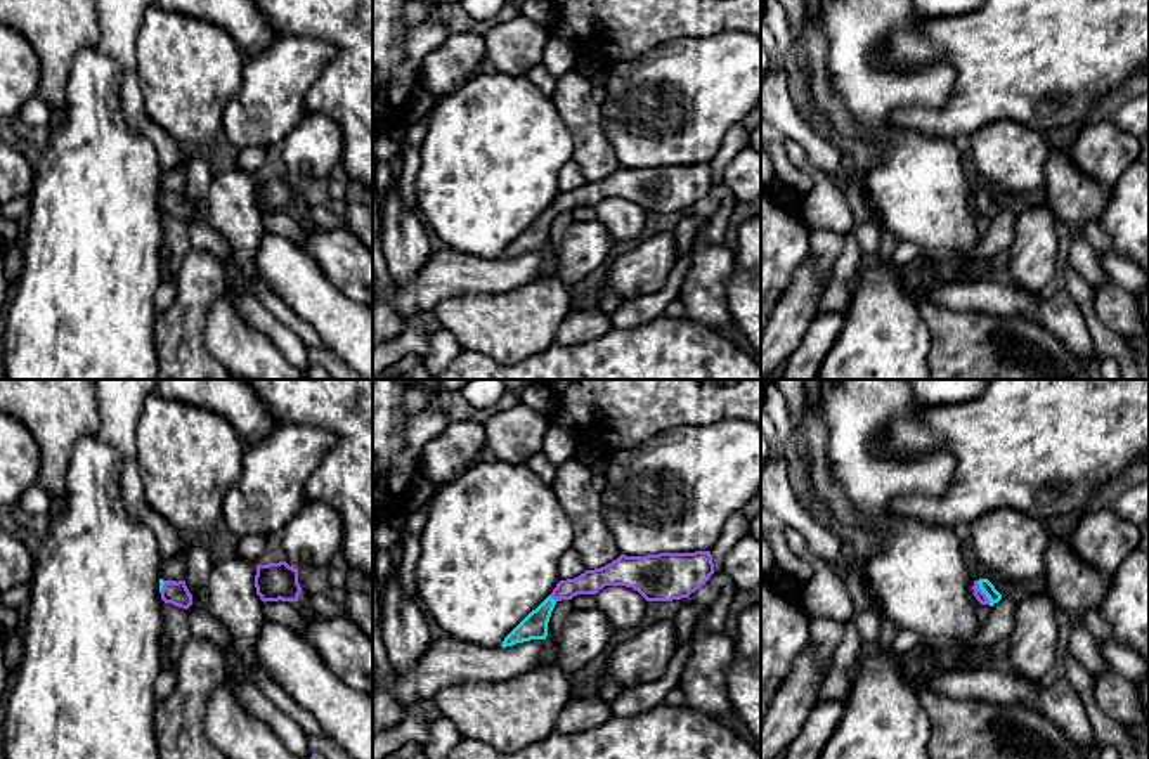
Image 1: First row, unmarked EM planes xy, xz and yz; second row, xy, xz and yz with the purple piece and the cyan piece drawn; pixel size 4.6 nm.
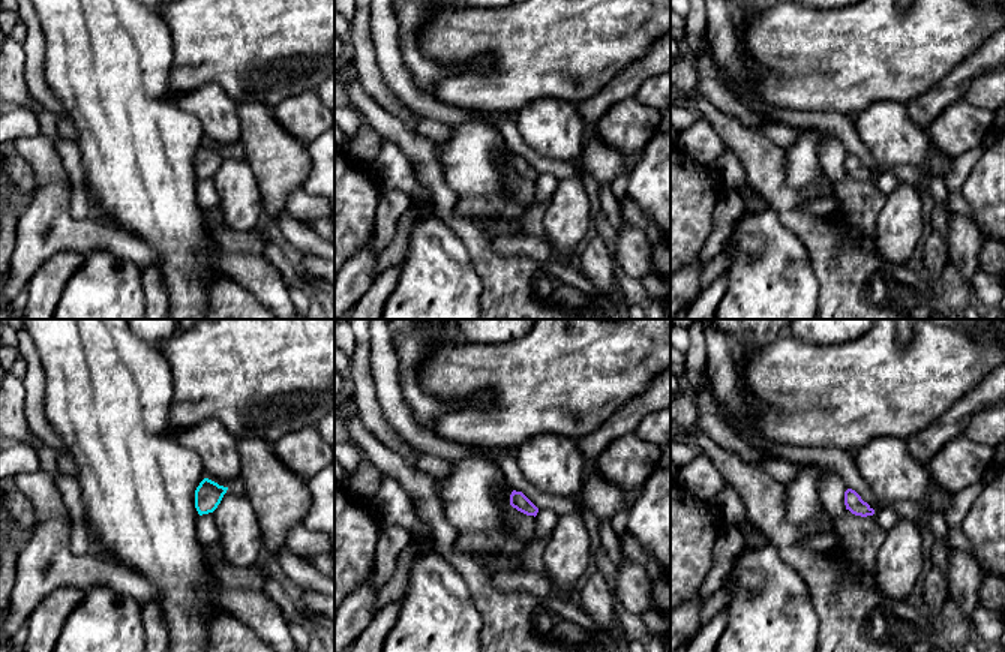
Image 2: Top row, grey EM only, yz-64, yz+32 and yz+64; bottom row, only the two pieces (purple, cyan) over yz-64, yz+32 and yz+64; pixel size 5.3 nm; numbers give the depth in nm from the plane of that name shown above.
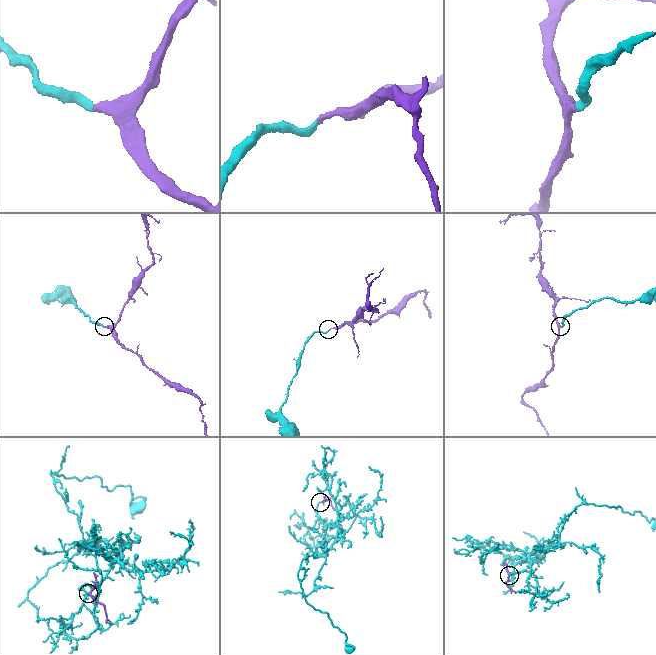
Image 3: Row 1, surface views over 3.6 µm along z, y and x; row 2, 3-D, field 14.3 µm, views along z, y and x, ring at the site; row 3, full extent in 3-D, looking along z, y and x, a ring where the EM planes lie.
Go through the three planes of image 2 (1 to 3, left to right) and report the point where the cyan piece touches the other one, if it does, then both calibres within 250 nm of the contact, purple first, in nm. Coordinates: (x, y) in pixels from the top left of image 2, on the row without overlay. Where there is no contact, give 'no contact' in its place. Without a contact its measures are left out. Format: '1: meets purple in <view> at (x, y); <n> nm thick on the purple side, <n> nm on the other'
1: no contact
2: no contact
3: no contact

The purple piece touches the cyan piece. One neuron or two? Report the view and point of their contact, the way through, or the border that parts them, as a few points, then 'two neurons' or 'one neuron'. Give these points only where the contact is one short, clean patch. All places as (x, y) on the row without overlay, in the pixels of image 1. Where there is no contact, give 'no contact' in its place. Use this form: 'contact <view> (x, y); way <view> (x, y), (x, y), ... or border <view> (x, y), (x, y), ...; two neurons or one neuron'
contact yz (983, 205); way yz (978, 205), (983, 205), (985, 196); one neuron

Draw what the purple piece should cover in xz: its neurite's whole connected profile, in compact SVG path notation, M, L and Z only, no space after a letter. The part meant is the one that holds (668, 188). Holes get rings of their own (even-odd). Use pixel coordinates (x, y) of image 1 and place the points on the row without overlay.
M711 163L620 166L612 175L586 182L575 191L560 192L553 204L532 222L503 253L503 260L530 251L546 251L555 217L577 206L596 206L605 198L626 198L646 213L688 210L714 185Z

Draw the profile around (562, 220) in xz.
M572 211L556 213L548 234L546 248L548 258L553 258L560 251L565 230L570 227L572 222L574 222Z

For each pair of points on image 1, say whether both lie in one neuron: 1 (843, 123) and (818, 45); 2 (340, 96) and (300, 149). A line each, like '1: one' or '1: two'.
1: one
2: two

